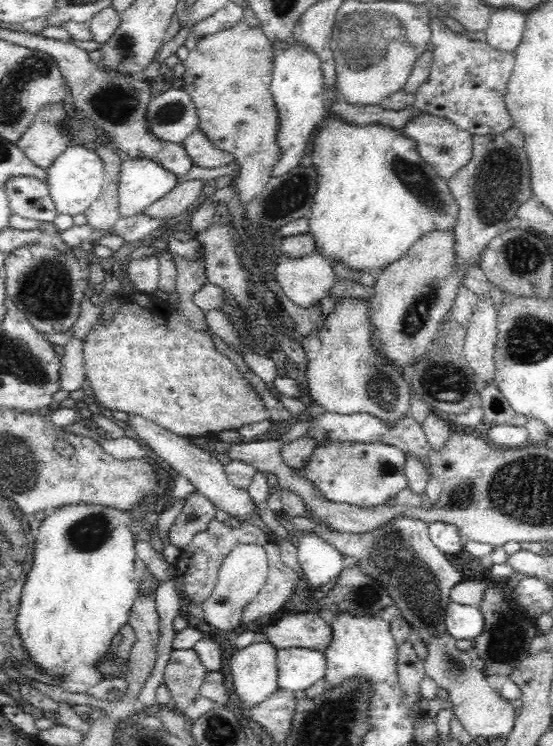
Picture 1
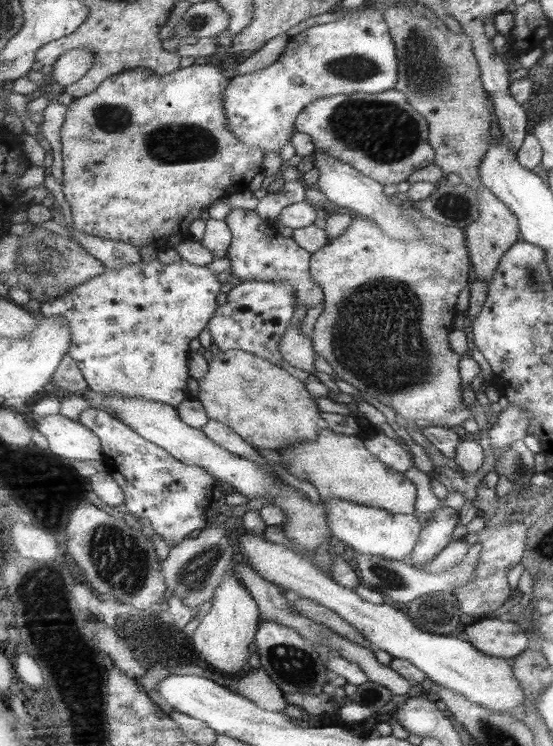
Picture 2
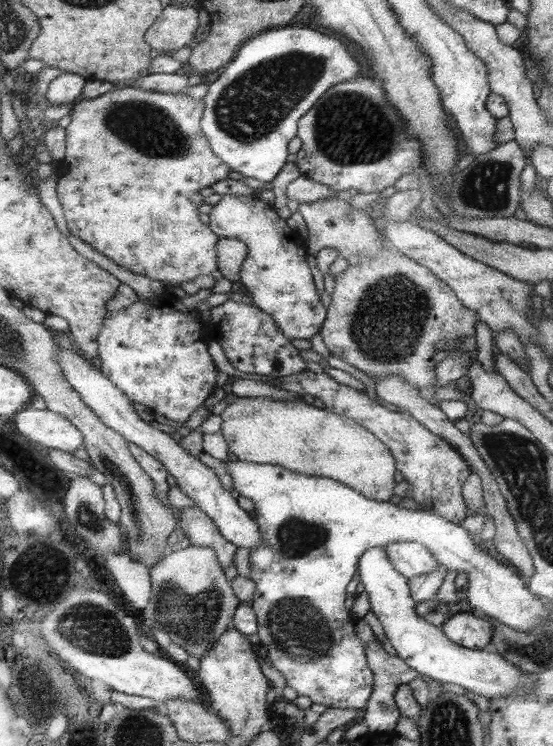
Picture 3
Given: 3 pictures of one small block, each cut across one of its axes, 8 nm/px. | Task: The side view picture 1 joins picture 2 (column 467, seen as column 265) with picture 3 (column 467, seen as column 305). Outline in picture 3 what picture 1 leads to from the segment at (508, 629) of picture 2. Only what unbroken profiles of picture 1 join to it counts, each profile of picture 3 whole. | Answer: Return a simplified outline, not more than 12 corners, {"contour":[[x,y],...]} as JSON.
{"contour":[[457,614],[445,636],[469,650],[491,650],[493,622]]}

